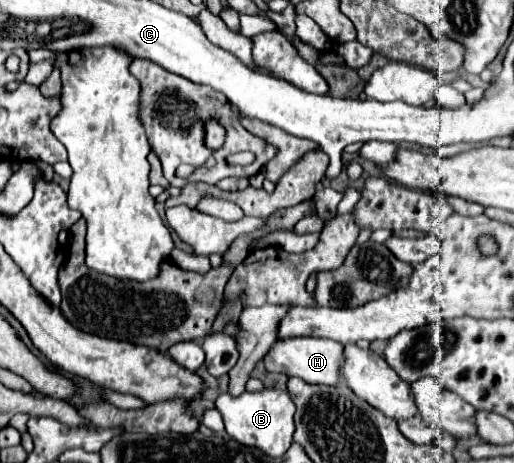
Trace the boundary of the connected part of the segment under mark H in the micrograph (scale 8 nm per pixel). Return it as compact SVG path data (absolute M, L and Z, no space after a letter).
M298 337L298 339L288 339L282 343L274 343L272 349L268 351L264 363L268 371L274 373L284 373L288 377L300 377L306 383L314 385L338 385L340 383L340 369L342 369L342 359L344 359L344 345L330 341L330 339L314 339L314 337Z

